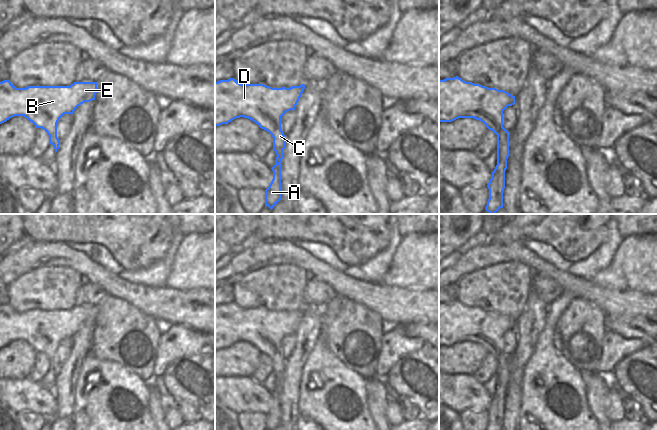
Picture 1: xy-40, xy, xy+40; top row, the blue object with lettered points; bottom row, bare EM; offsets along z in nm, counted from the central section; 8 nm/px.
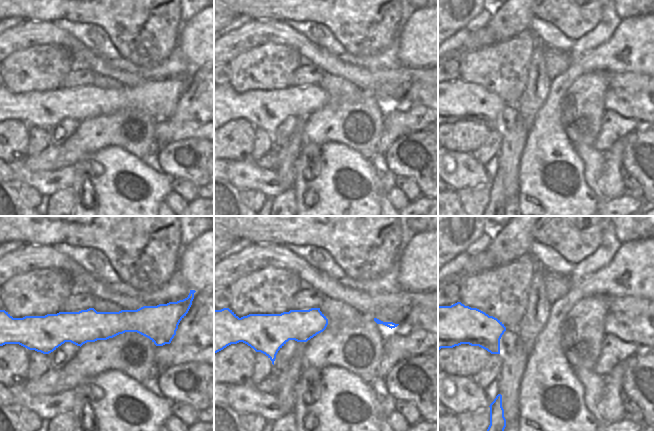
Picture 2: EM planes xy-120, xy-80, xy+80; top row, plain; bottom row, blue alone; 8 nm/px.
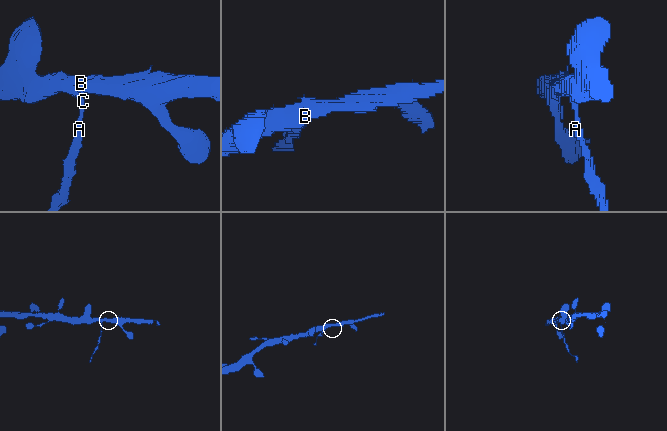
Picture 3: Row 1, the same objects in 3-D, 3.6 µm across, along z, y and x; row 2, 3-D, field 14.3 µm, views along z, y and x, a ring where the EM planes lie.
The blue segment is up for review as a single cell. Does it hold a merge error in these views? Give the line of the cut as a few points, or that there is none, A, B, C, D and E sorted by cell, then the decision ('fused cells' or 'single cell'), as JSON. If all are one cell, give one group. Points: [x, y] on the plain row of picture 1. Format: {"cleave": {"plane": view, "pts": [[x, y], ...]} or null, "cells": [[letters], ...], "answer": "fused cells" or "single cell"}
{"cleave": {"plane": "xy+40", "pts": [[497, 381], [506, 388]]}, "cells": [["A"], ["B", "C", "D", "E"]], "answer": "fused cells"}

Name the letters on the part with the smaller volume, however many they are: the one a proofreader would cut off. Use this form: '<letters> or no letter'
A

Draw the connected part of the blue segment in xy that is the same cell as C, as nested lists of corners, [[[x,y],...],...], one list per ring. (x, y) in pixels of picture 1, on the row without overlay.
[[[234,302],[215,306],[215,350],[240,341],[252,344],[273,361],[276,384],[281,387],[285,373],[281,341],[295,334],[304,313],[304,308],[290,312],[240,308]]]

